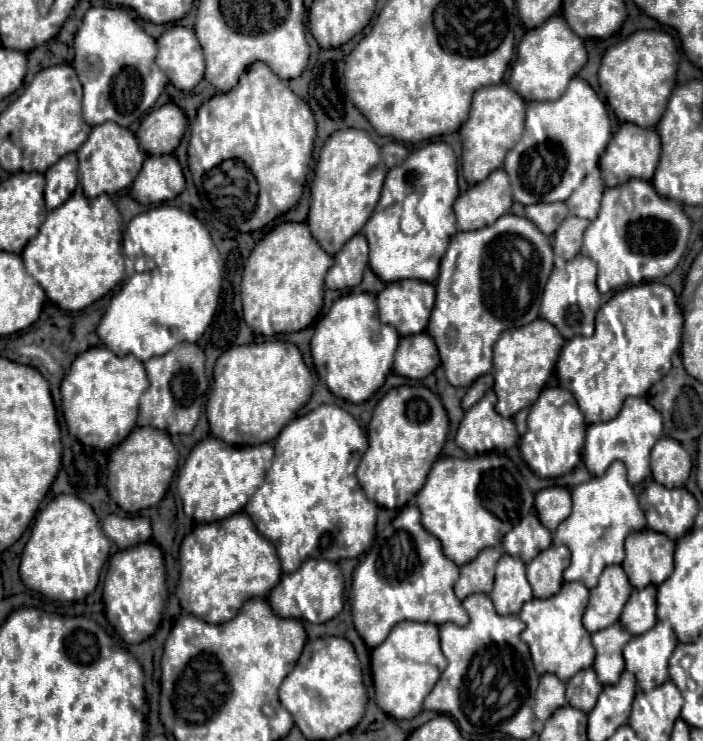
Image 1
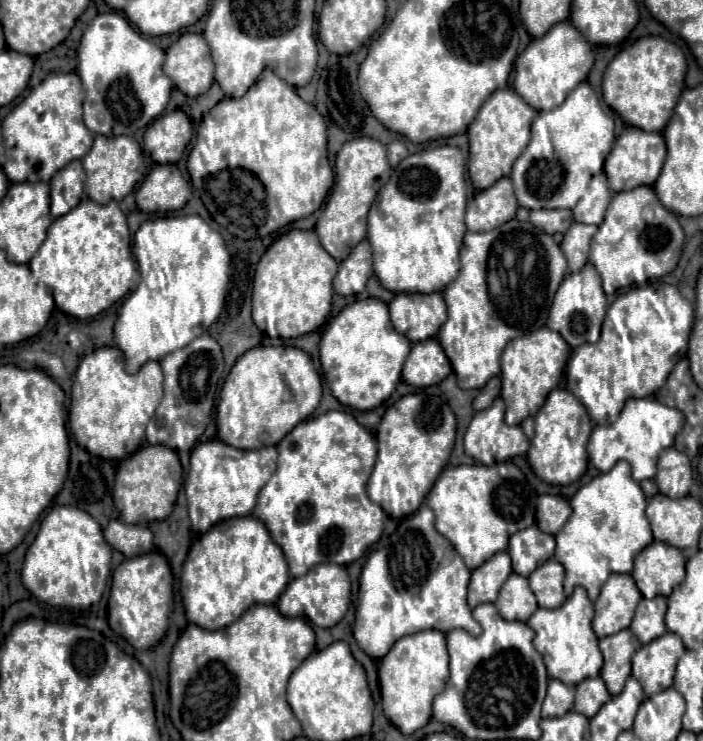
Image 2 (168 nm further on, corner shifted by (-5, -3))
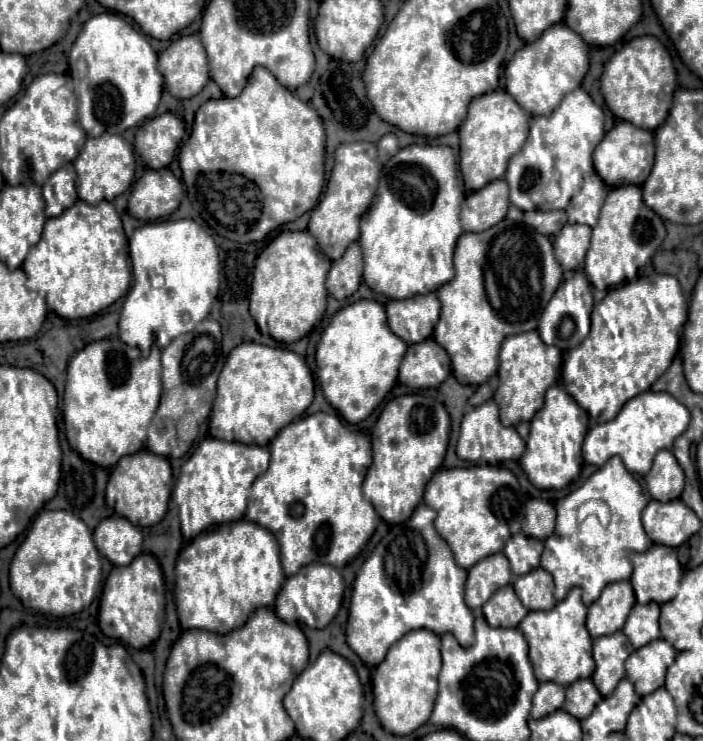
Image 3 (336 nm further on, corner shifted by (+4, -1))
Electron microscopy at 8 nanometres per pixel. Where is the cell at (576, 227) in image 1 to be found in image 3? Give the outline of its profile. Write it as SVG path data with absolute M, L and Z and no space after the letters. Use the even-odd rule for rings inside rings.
M566 224L554 240L554 256L562 270L572 272L584 266L584 256L590 246L592 228L584 224Z

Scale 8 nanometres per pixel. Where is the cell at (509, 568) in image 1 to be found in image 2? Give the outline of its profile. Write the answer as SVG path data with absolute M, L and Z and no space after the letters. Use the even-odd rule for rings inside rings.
M511 574L507 582L503 584L499 598L495 602L495 608L501 618L505 620L519 620L527 622L529 616L539 608L537 600L529 588L529 582L525 576Z

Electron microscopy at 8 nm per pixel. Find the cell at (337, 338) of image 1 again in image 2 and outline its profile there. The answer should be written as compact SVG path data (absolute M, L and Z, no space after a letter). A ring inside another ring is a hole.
M377 298L357 300L345 306L325 328L321 338L321 366L333 396L349 408L369 412L381 406L401 380L401 368L411 342L401 336L391 320L387 304Z

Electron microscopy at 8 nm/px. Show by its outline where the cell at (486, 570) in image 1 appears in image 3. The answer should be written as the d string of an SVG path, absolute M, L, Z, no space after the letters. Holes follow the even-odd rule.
M502 552L492 554L488 558L482 558L468 570L466 580L466 604L476 610L482 608L482 604L500 588L510 582L510 566L508 558L504 558Z

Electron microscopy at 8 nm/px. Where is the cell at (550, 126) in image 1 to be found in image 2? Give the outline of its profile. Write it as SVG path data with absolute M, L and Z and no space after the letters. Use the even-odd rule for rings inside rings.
M581 82L561 106L549 110L549 112L539 112L539 116L531 124L531 142L525 148L525 152L515 160L511 180L515 186L515 194L519 200L519 206L535 210L535 208L573 208L577 200L583 196L587 190L591 176L603 172L603 162L607 154L611 152L615 140L613 132L613 118L607 116L601 108L601 102L593 88L587 82Z

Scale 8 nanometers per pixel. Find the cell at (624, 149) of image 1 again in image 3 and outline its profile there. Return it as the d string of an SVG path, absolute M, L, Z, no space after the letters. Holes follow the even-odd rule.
M616 122L616 126L604 136L604 142L596 146L594 150L594 168L596 174L604 180L608 186L620 186L620 184L636 184L642 186L648 178L654 164L654 136L652 132L632 126L630 122Z

